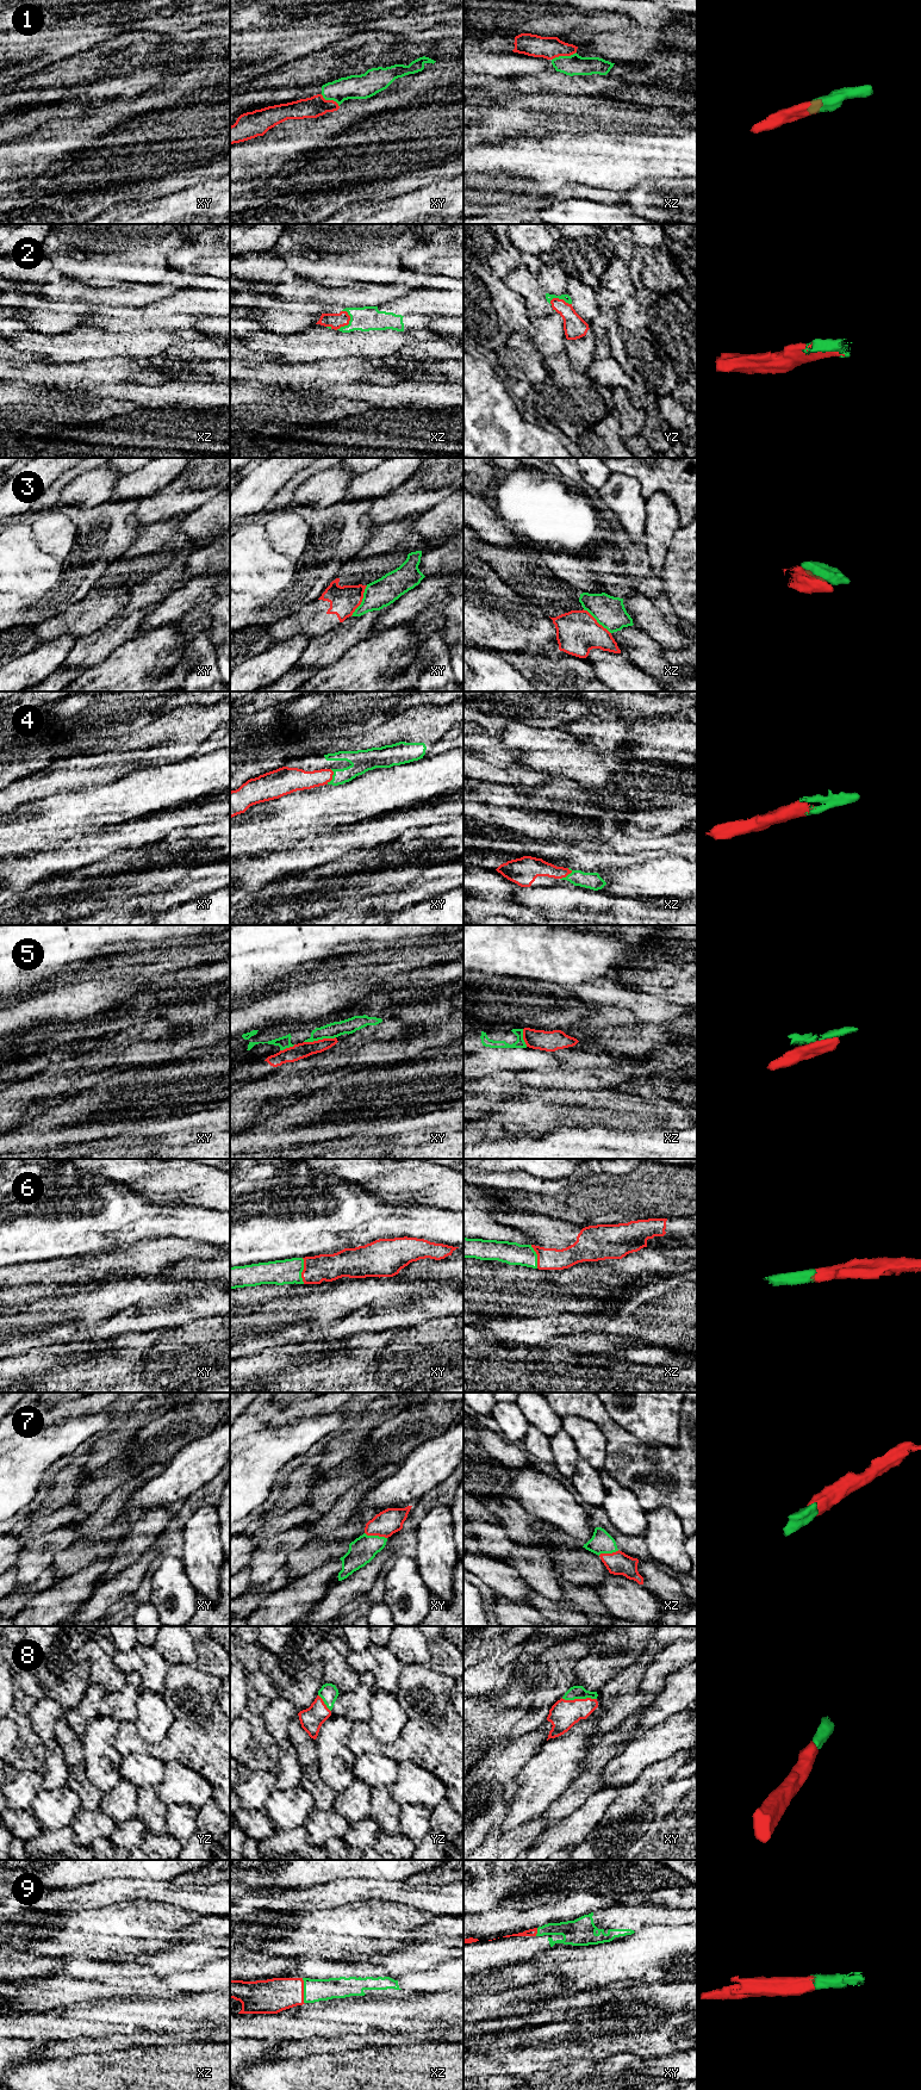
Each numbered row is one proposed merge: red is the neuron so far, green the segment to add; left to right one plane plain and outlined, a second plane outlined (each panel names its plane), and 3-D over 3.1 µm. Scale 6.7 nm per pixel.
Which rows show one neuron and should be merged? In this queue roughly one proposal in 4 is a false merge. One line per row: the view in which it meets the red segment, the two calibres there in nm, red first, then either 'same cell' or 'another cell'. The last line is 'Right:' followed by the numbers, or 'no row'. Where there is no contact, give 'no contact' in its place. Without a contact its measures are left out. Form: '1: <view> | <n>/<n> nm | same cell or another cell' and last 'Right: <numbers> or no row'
1: xz | 150/140 nm | same cell
2: xz | 100/170 nm | same cell
3: xy | 190/190 nm | another cell
4: xz | 150/110 nm | same cell
5: xy | 110/100 nm | another cell
6: xy | 180/170 nm | same cell
7: xy | 170/180 nm | same cell
8: xy | 190/100 nm | same cell
9: xz | 240/160 nm | same cell
Right: 1, 2, 4, 6, 7, 8, 9

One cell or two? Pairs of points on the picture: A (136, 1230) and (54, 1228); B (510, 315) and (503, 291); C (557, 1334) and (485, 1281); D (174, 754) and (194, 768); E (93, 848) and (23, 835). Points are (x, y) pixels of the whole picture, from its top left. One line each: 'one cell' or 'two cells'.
A: one cell
B: one cell
C: two cells
D: two cells
E: two cells

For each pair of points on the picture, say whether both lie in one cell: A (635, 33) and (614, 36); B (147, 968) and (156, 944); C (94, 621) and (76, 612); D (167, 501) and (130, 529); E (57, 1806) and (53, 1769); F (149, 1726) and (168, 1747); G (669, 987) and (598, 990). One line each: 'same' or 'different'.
A: same
B: different
C: same
D: different
E: different
F: different
G: different

